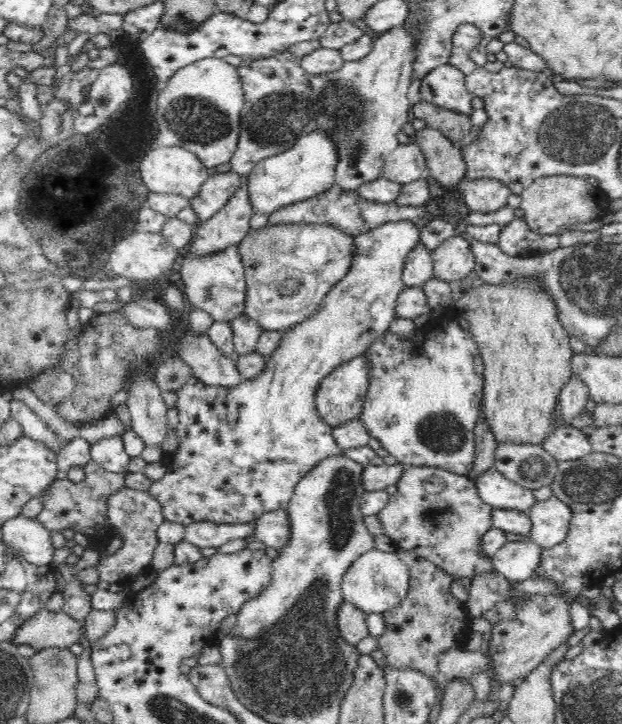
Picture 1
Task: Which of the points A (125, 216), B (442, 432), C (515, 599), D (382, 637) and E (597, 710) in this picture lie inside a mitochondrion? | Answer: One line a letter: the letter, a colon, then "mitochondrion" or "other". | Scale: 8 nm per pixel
A: other
B: mitochondrion
C: other
D: other
E: mitochondrion

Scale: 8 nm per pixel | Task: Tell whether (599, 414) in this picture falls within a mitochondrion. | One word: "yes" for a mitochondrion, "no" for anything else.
no

